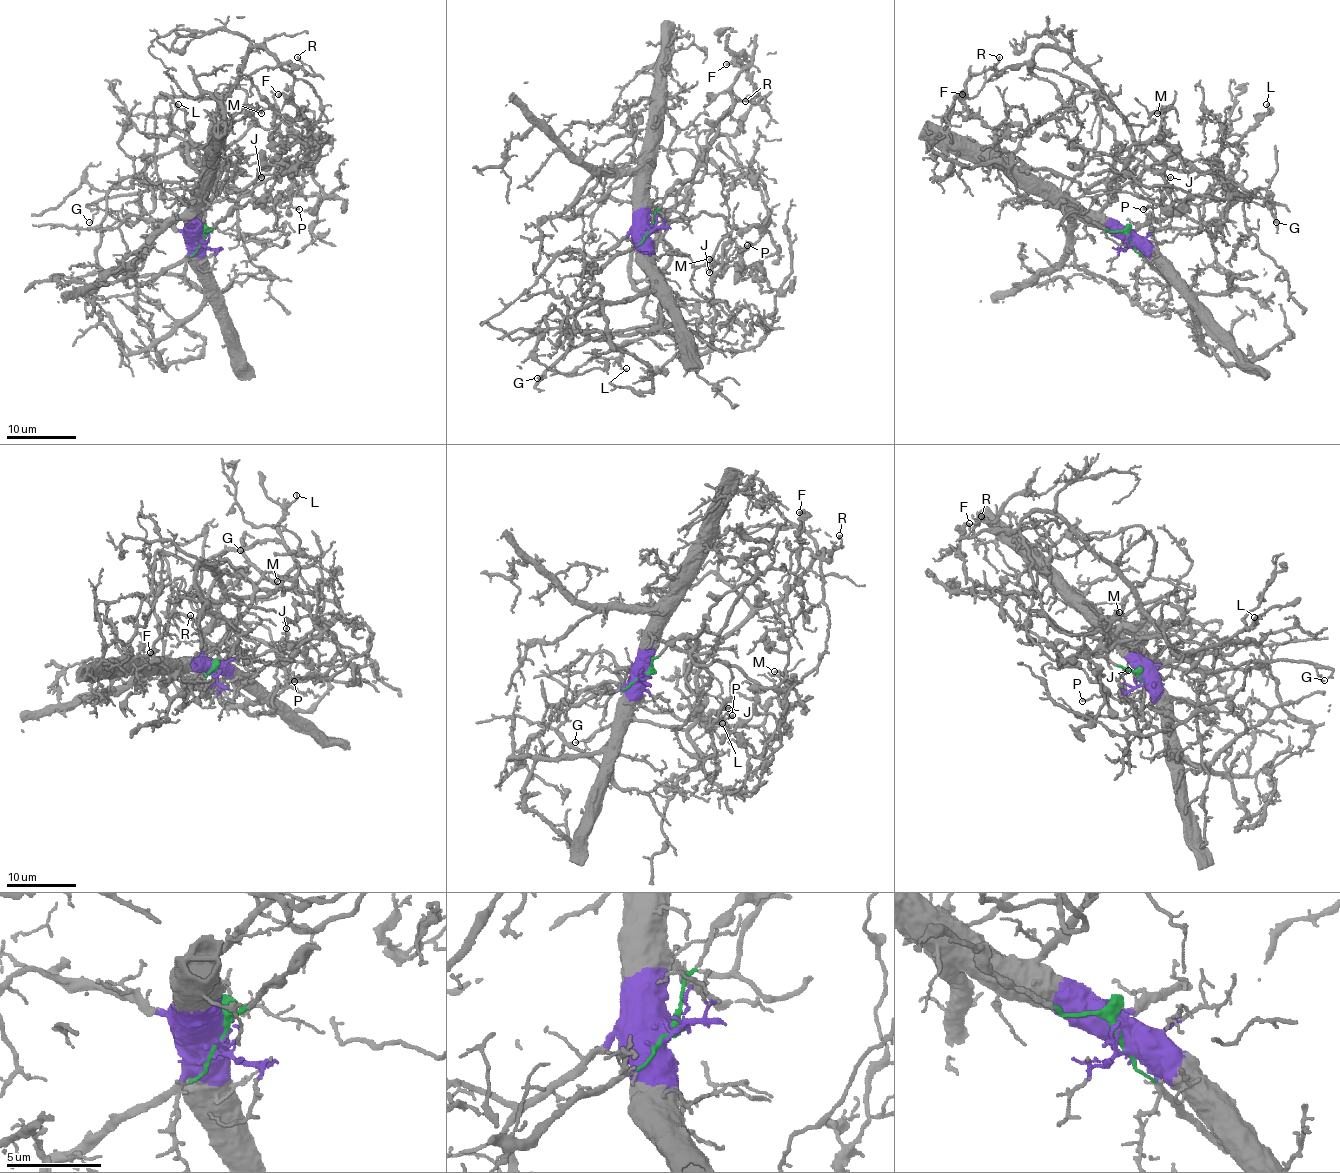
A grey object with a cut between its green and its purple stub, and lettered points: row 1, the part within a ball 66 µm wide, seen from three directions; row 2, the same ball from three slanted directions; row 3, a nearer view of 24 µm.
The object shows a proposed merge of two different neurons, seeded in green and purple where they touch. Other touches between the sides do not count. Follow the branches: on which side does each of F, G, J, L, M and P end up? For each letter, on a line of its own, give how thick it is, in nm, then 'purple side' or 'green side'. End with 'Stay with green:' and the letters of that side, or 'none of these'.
F: 280 nm thick; green side
G: 110 nm thick; green side
J: 80 nm thick; green side
L: 140 nm thick; green side
M: 160 nm thick; green side
P: 150 nm thick; green side
Stay with green: F, G, J, L, M, P

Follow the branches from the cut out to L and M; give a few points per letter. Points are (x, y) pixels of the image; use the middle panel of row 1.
L: (651, 231), (727, 111), (701, 179), (637, 232), (630, 281), (661, 291), (665, 326), (621, 349), (627, 368)
M: (651, 231), (727, 111), (675, 210), (758, 225), (776, 248), (748, 265), (708, 258)

